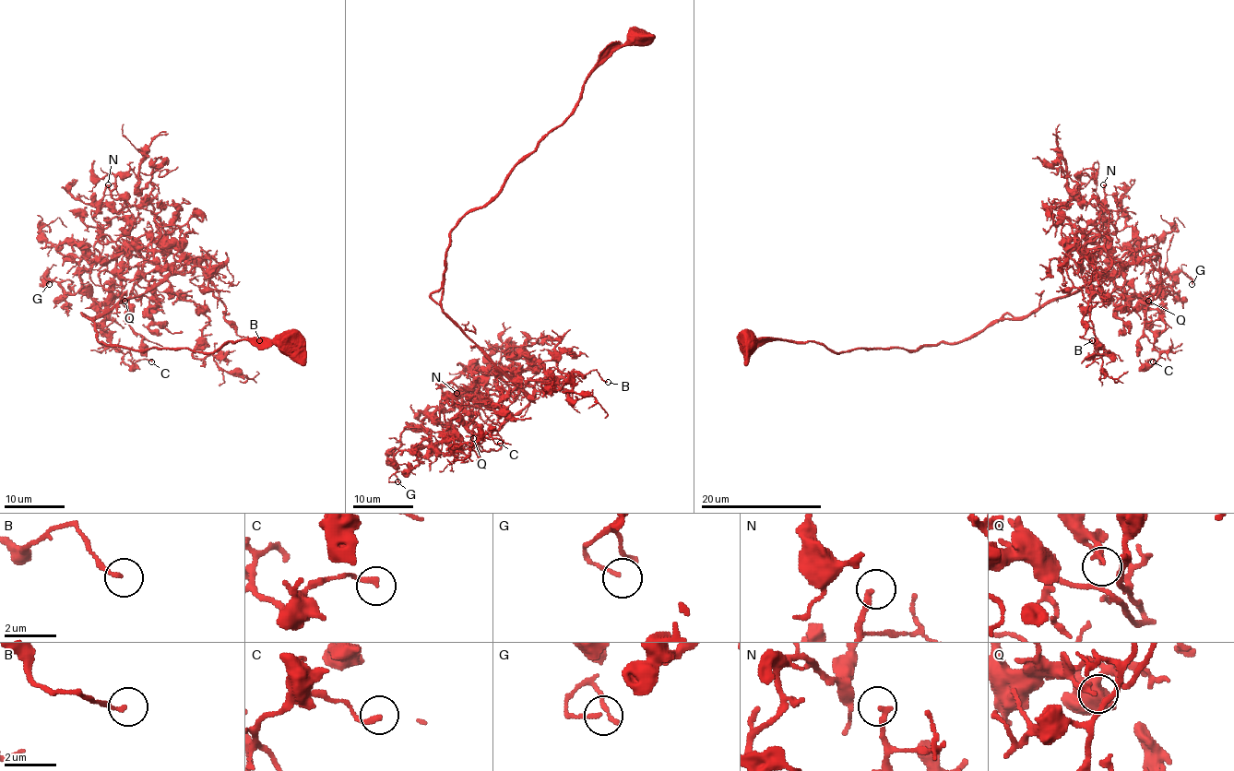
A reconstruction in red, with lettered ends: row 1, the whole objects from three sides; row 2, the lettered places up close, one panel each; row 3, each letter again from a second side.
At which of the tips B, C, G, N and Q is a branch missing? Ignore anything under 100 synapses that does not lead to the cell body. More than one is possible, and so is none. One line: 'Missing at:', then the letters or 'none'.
Missing at: none

